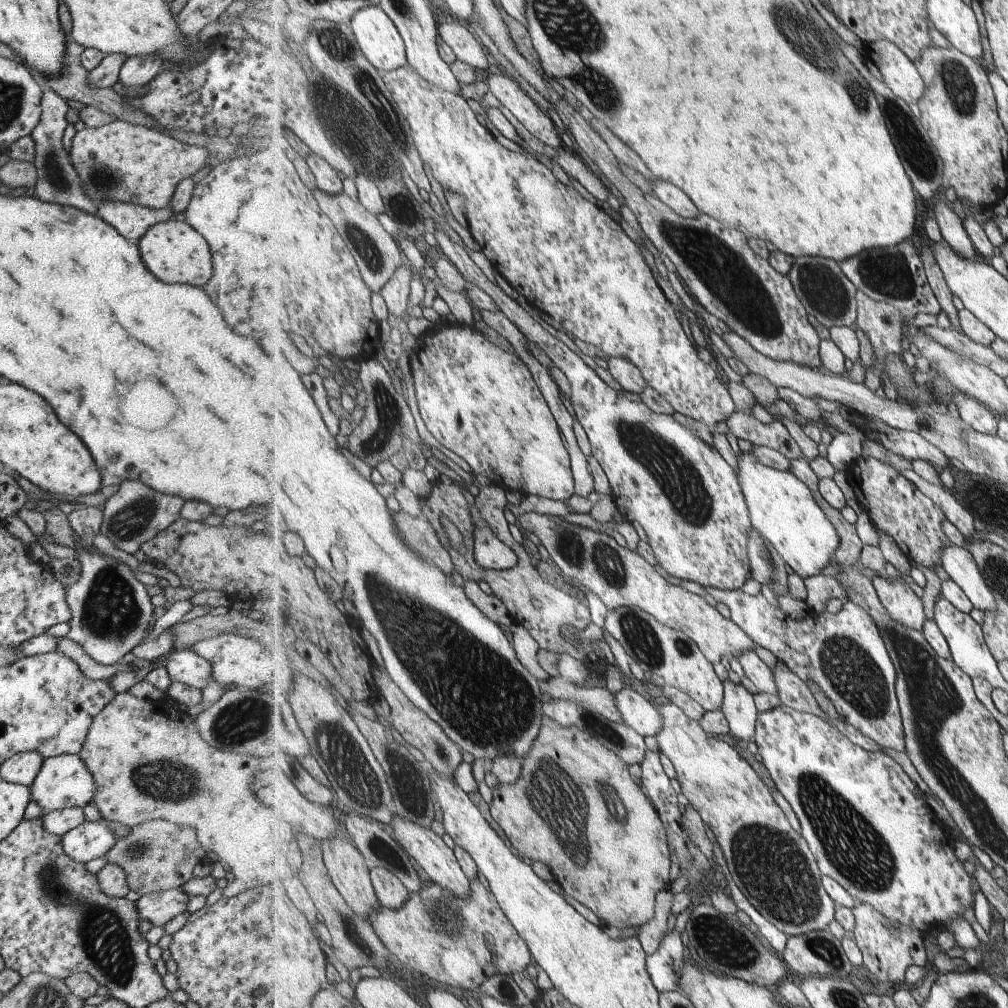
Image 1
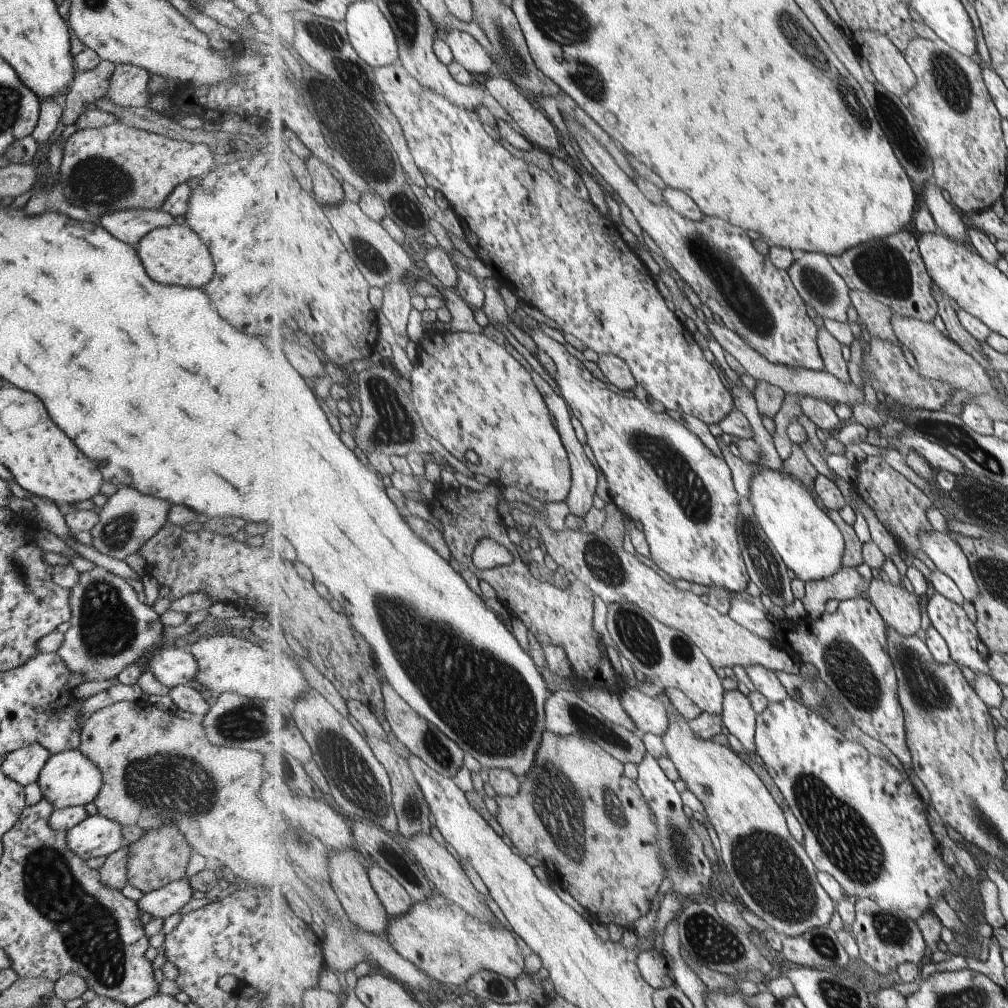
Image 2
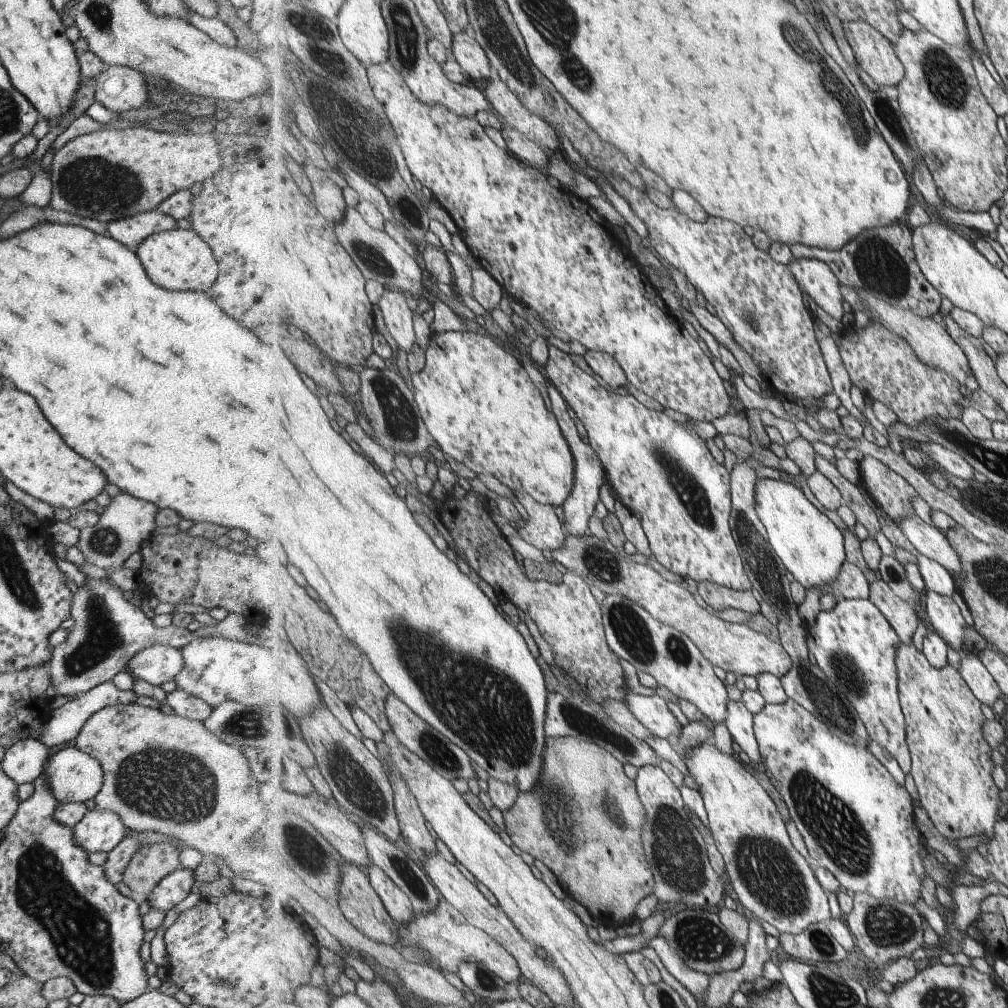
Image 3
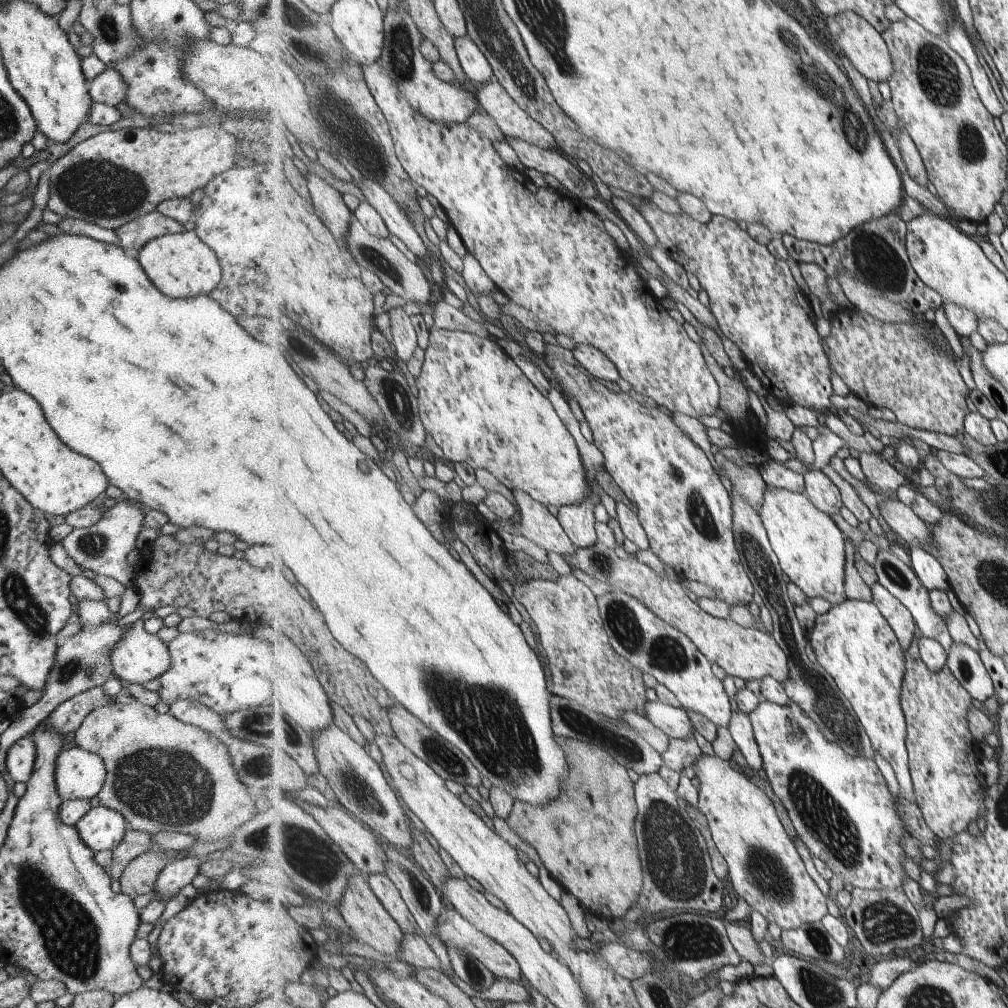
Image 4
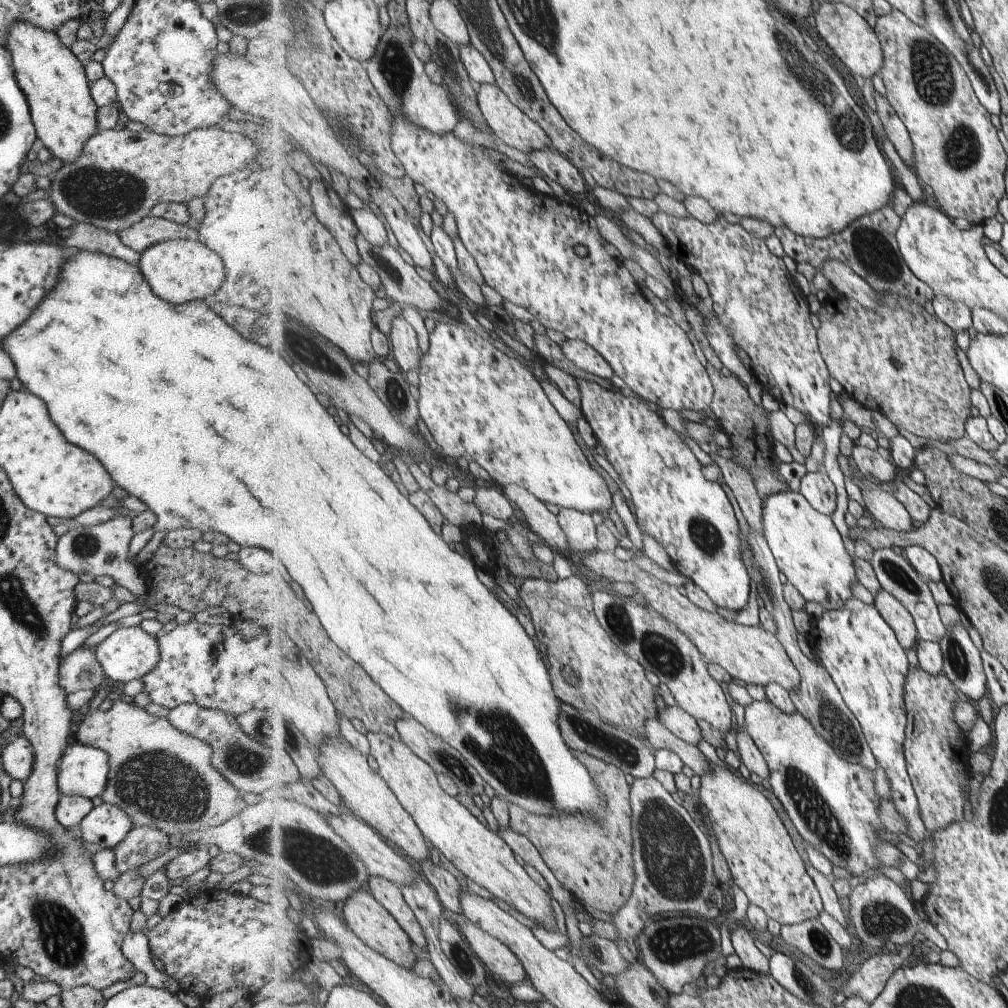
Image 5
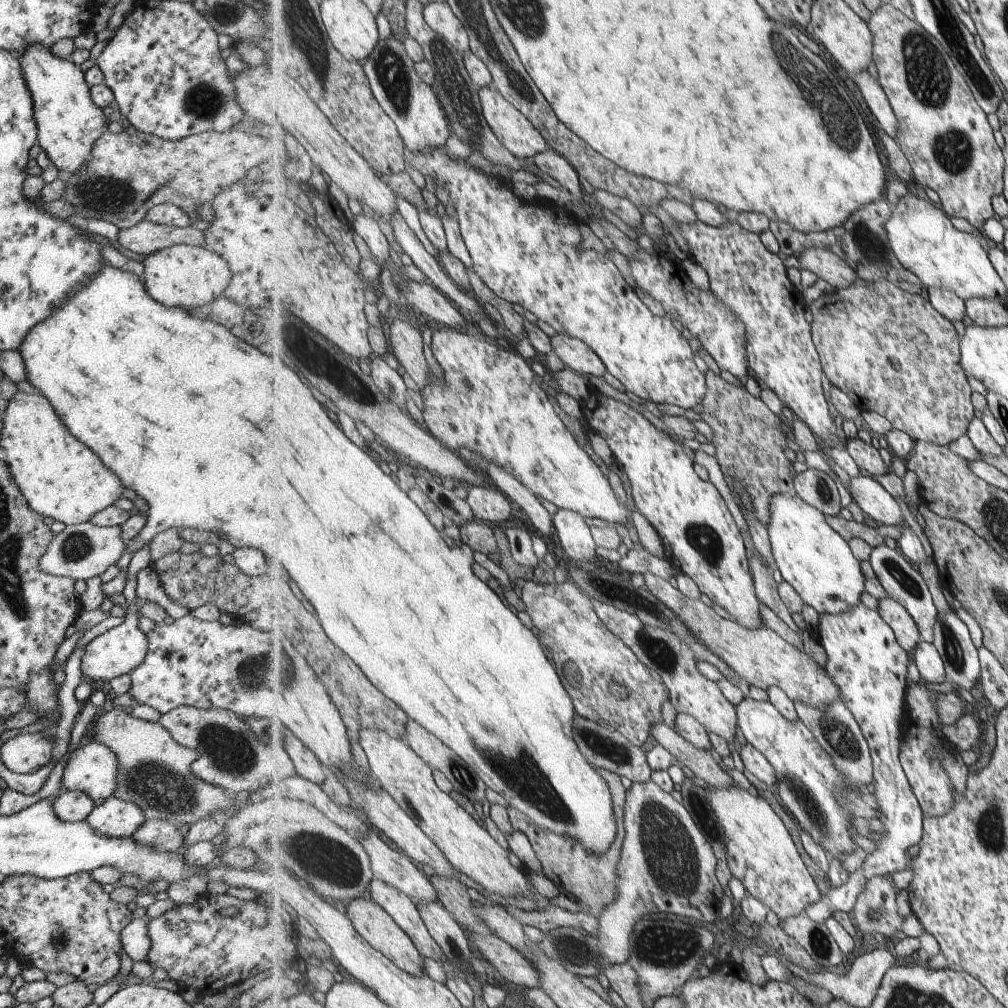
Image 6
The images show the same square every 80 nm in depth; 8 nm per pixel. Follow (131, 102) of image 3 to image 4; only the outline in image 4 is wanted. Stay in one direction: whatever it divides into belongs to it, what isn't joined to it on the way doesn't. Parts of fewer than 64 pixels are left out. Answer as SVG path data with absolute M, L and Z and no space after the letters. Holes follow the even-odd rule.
M105 67L93 80L87 83L87 91L93 103L110 107L124 102L128 86L113 67Z

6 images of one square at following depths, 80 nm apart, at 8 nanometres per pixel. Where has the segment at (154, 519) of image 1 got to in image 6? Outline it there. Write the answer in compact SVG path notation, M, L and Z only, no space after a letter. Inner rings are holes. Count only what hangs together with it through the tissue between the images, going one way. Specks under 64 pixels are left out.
M89 521L76 525L67 525L61 532L54 534L47 550L40 557L38 567L40 571L53 576L64 576L76 581L85 581L92 576L99 576L124 553L126 544L121 538L121 527L99 526Z

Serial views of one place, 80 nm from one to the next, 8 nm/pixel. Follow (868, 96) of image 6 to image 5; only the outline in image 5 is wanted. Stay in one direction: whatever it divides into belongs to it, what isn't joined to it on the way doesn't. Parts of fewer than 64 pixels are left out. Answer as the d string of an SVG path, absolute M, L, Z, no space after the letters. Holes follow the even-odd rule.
M876 91L873 93L877 110L877 115L881 118L883 126L887 132L888 138L891 140L894 148L905 164L907 164L915 174L916 156L914 144L905 123L899 118L897 111L892 107L886 96L881 96Z

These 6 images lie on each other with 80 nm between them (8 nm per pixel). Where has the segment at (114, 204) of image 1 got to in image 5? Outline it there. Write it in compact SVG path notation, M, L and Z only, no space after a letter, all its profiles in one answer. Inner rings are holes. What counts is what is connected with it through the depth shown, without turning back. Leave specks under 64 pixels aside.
M149 214L139 222L118 231L117 236L127 248L138 254L159 241L174 238L197 240L198 238L196 230L187 227L186 224L177 224Z

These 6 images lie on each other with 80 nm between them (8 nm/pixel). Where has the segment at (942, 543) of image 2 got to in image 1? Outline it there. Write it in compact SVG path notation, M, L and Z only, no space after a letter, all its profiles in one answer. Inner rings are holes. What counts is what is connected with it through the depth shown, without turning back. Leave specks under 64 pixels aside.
M951 545L944 551L942 566L982 611L998 612L995 593L989 586L975 555L967 548Z

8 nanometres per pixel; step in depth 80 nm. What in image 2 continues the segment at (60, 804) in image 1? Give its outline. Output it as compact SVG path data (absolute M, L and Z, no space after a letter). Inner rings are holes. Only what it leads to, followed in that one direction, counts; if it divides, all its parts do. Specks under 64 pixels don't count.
M71 749L49 755L41 767L35 783L44 799L52 806L53 810L57 810L65 807L83 807L87 802L91 802L99 792L101 779L98 768L91 764L91 761L87 760L87 757L83 756L78 749Z

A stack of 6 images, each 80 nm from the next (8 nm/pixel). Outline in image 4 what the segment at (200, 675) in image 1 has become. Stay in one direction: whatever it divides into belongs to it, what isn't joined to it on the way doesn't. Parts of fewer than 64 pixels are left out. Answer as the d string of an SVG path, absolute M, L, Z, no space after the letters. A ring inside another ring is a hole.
M142 618L137 619L128 626L128 630L120 637L120 640L112 648L110 653L110 665L113 677L125 684L145 684L149 680L160 677L171 664L171 657L167 645L157 636L147 633L143 629Z

